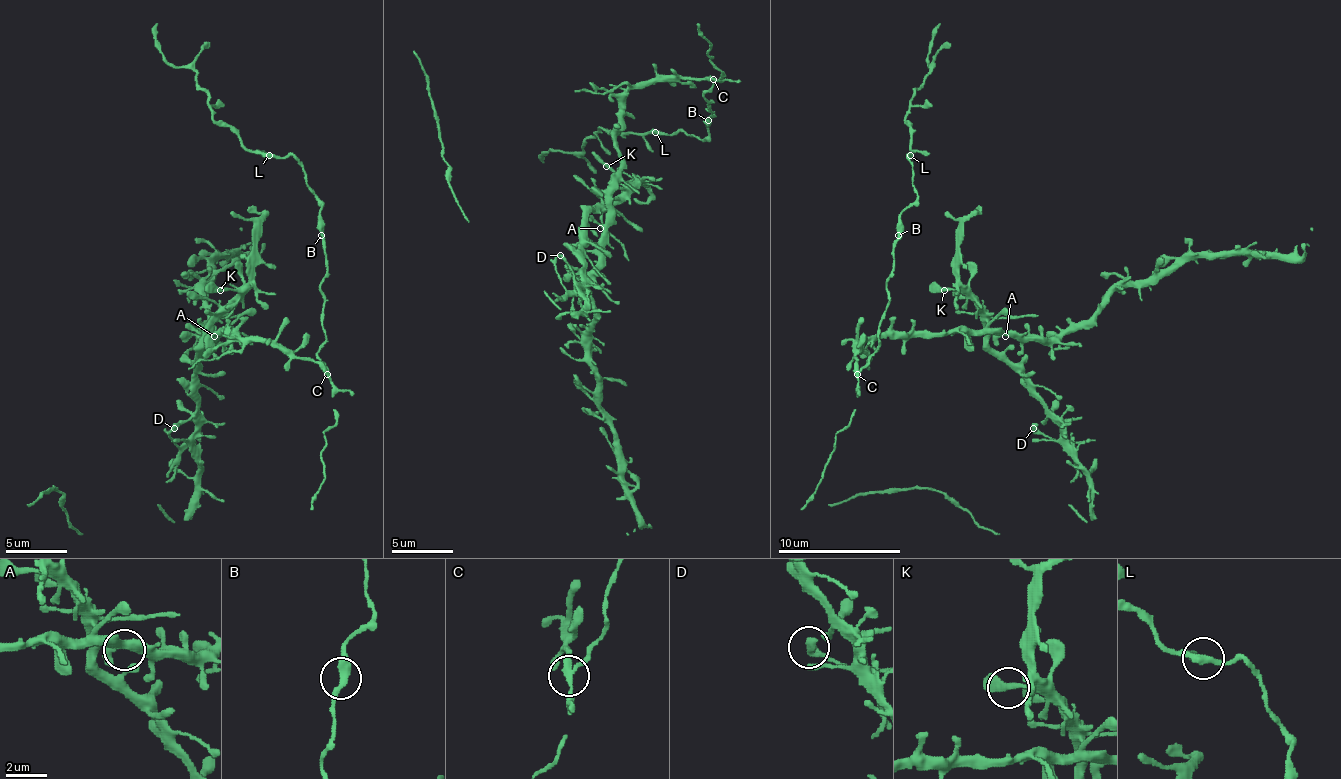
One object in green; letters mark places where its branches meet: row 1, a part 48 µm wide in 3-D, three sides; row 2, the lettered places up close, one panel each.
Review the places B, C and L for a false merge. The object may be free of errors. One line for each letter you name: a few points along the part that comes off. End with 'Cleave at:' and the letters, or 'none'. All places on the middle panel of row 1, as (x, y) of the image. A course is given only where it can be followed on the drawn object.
Cleave at: C

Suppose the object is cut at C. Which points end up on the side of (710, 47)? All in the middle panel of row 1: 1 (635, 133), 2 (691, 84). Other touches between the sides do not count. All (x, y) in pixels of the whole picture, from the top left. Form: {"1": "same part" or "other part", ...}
{"1": "same part", "2": "other part"}

